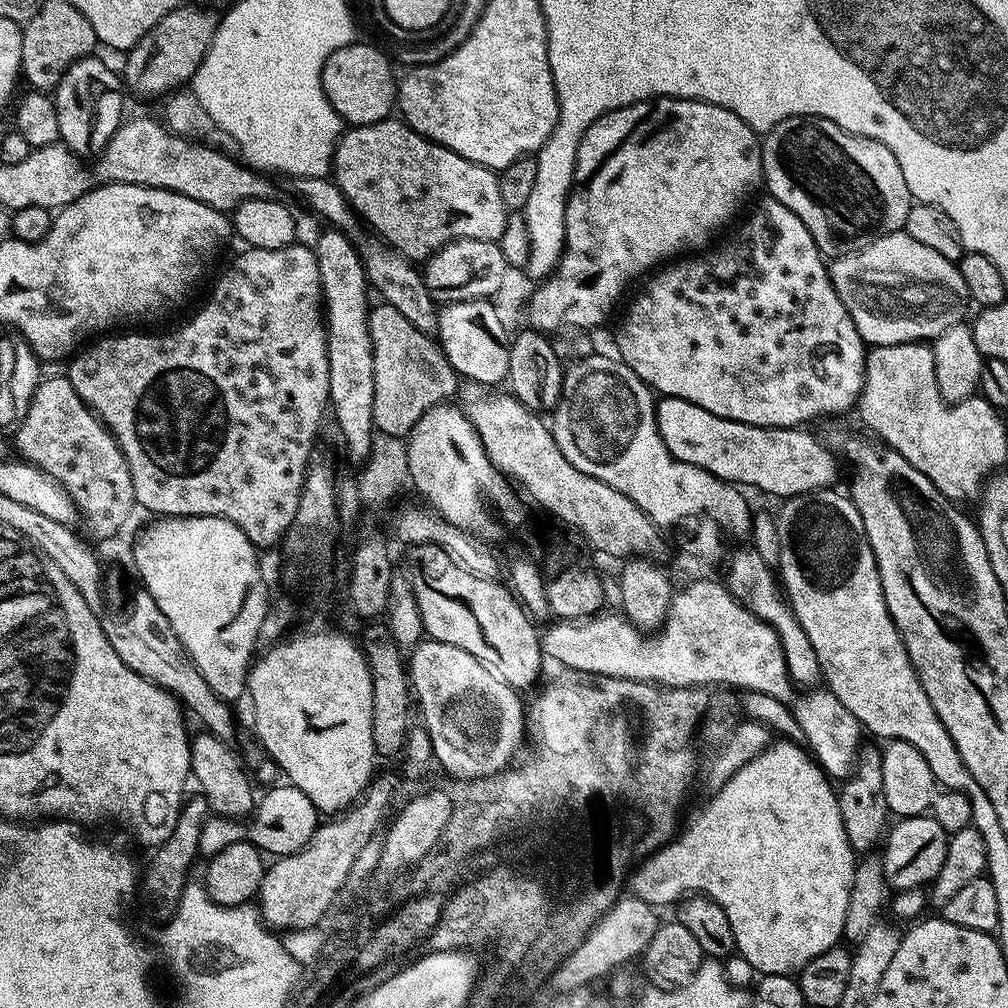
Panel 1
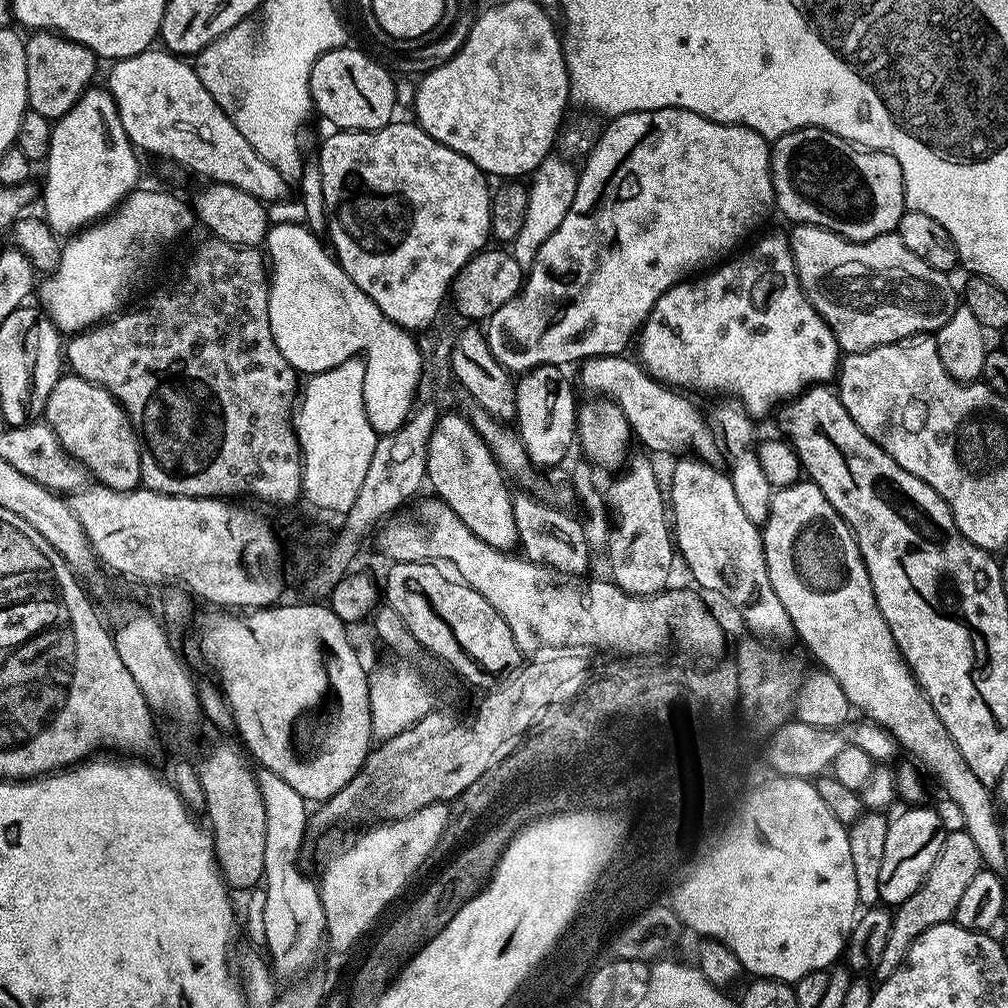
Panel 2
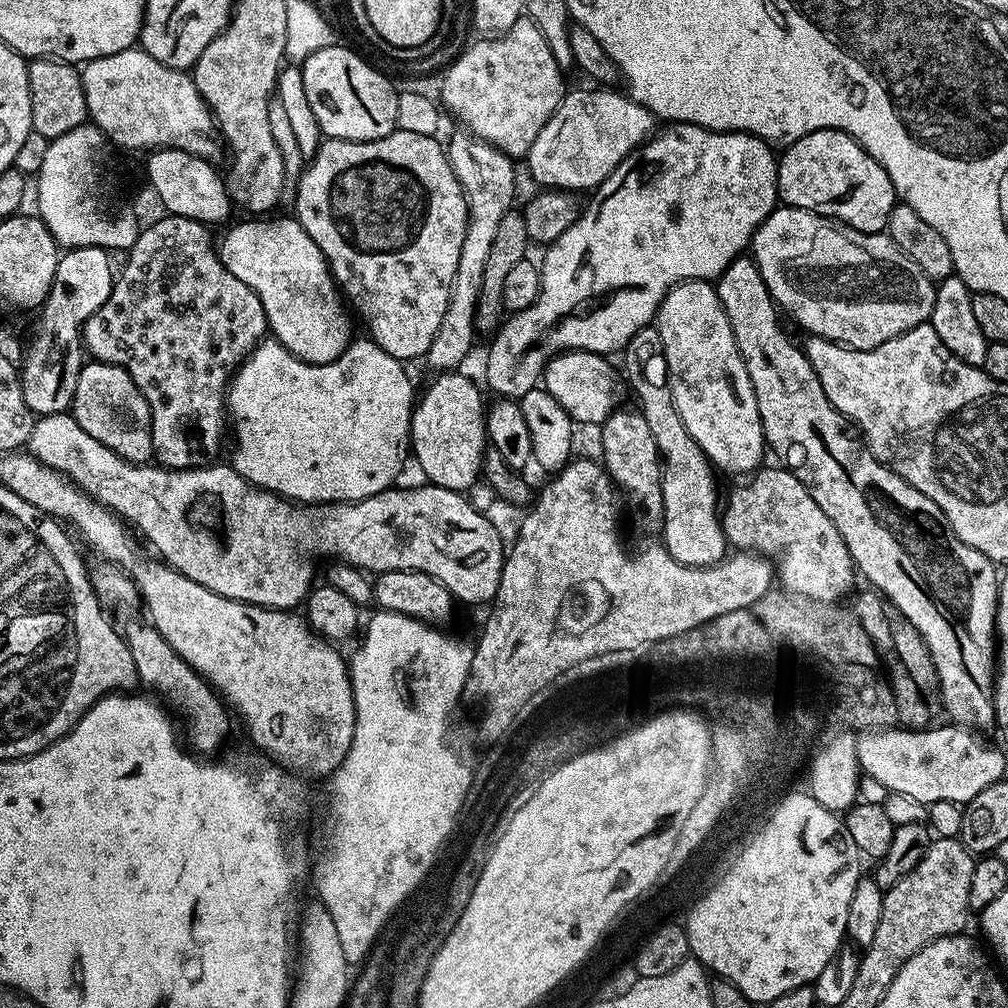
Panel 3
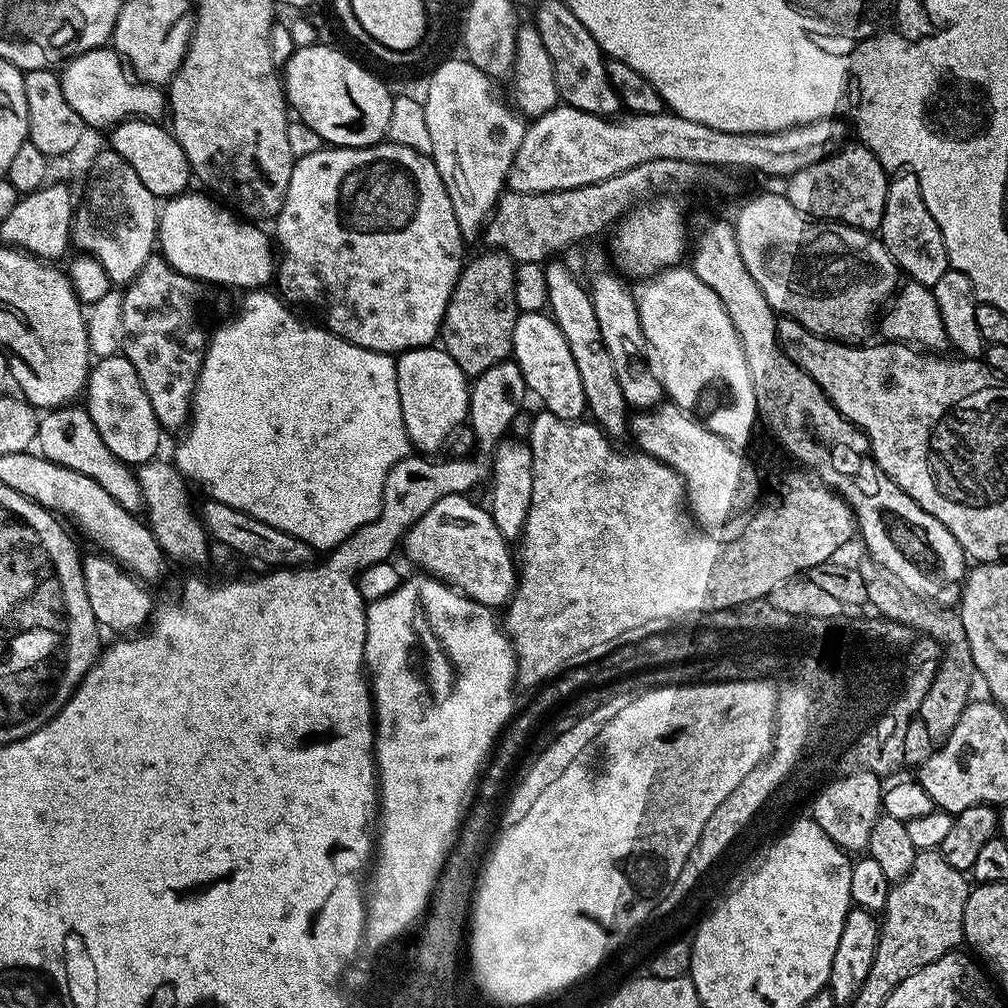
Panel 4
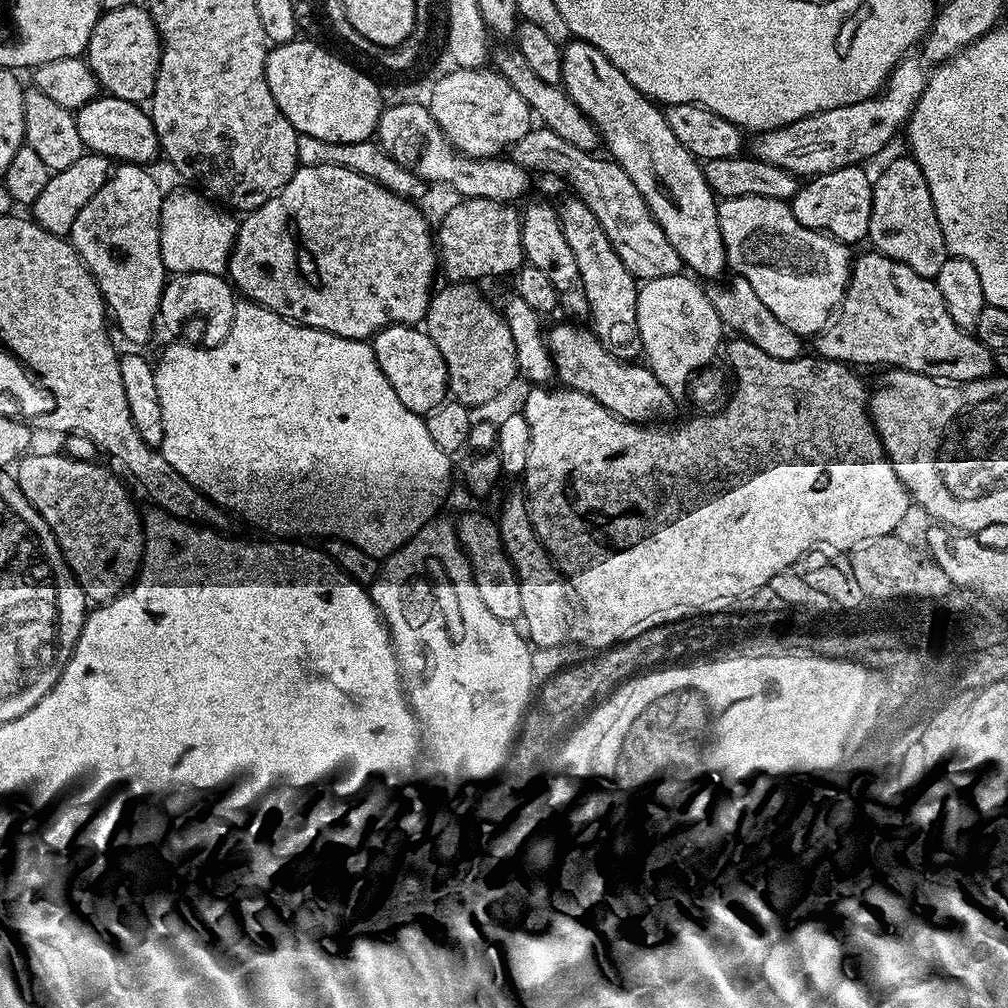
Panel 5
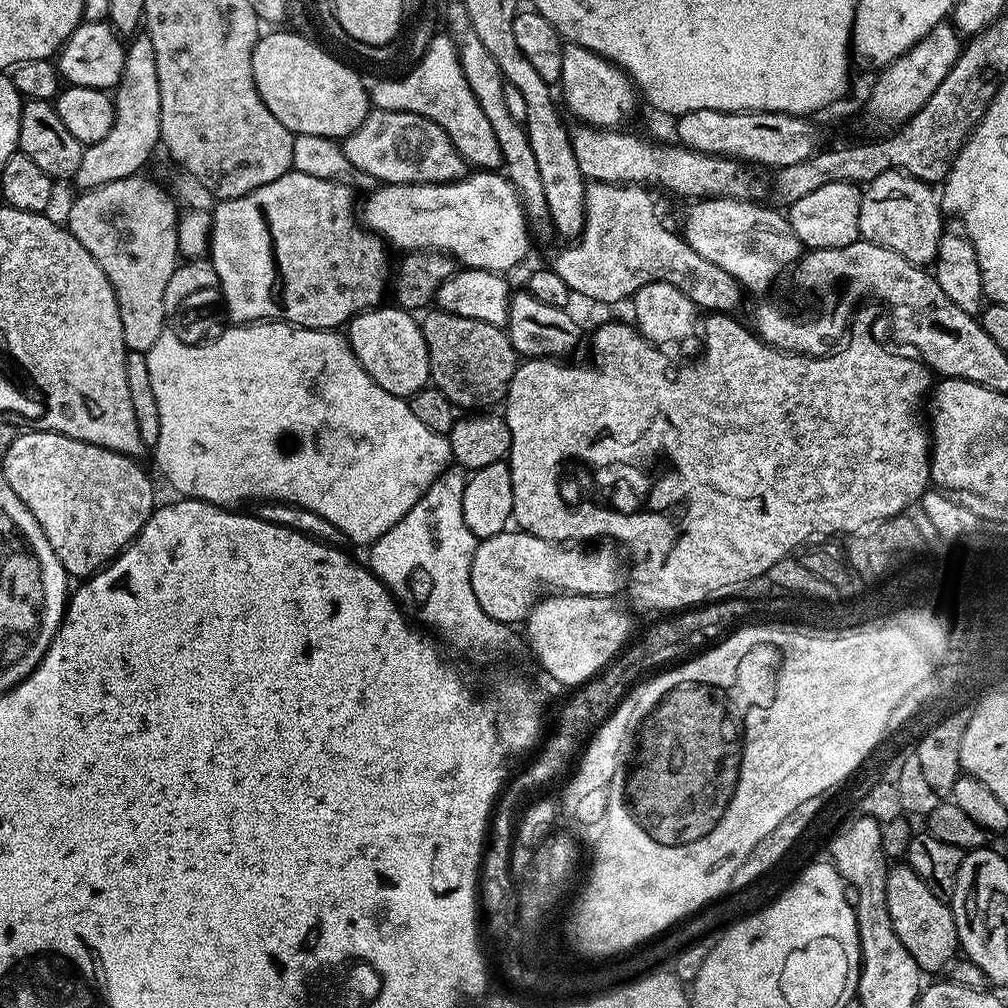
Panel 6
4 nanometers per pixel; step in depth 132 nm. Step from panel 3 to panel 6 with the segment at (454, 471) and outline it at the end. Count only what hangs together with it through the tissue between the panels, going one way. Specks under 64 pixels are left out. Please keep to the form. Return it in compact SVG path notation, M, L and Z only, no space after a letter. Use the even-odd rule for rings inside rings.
M399 306L384 307L369 308L348 321L348 345L354 350L366 374L370 374L370 378L374 378L374 382L378 382L382 390L390 390L390 394L407 398L425 388L430 380L426 338L422 334L417 317L415 320L411 311Z

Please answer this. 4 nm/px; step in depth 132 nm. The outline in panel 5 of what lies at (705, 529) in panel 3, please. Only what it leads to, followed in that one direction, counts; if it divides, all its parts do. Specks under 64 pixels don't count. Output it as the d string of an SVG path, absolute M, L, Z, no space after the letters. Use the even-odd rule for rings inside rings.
M568 194L558 204L562 230L566 234L566 243L578 261L578 271L582 274L582 286L586 286L586 302L588 303L587 319L596 333L598 342L610 350L620 360L636 362L641 359L640 331L638 330L638 281L626 270L622 258L610 246L610 238L606 238L606 230L602 230L602 222L594 218L594 210L586 206L580 197Z

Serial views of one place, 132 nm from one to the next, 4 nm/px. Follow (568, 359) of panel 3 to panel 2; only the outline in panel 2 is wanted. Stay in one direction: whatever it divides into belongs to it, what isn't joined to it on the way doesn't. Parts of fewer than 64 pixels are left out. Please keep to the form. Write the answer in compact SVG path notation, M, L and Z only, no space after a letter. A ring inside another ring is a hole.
M627 355L618 356L593 356L581 363L580 368L580 384L579 387L585 388L588 394L595 394L597 397L613 400L622 410L622 414L626 414L628 424L632 427L635 439L641 440L647 451L652 452L680 452L676 454L684 454L689 448L689 453L695 454L699 459L709 462L719 461L721 459L722 448L718 443L718 437L709 421L702 413L696 409L696 404L692 400L687 400L683 391L677 390L675 387L669 386L659 380L656 380L649 372L645 372L643 367L635 359L627 360Z

